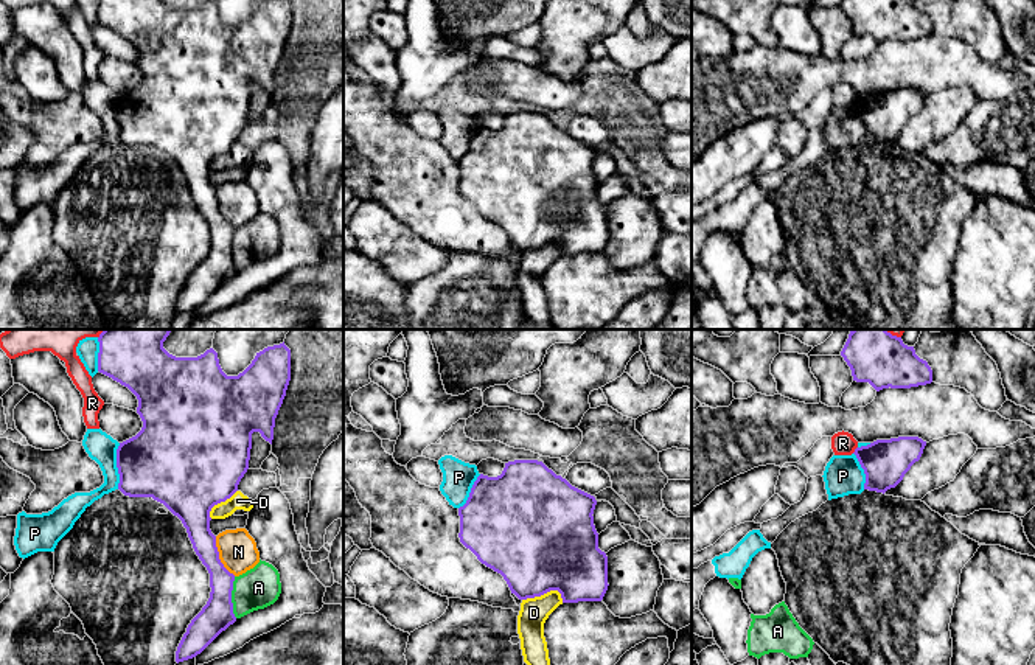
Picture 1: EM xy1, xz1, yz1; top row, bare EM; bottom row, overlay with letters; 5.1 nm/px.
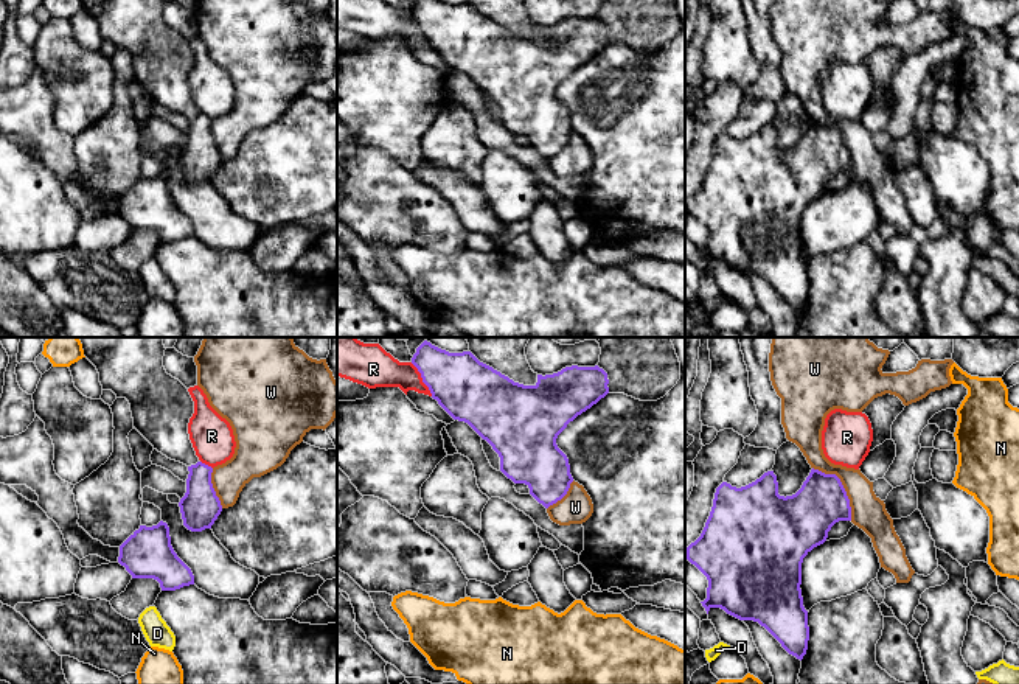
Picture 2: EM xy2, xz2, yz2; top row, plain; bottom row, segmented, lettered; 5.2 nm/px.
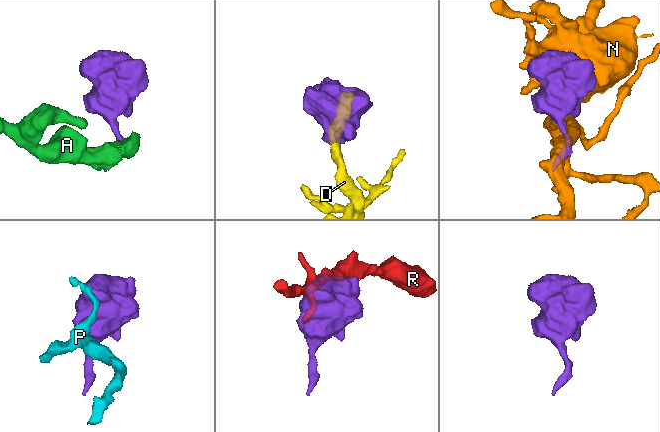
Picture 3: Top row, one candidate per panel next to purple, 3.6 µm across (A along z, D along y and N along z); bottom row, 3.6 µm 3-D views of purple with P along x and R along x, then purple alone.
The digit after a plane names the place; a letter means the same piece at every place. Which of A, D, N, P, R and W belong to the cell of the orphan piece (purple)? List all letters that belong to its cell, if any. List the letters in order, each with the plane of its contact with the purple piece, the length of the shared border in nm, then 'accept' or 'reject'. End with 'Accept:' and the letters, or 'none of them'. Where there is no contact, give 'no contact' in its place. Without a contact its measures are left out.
A: xy1 | 220 nm | reject
D: xz1 | 220 nm | reject
N: xy1 | 240 nm | reject
P: xy1 | 240 nm | reject
R: xz2 | 200 nm | reject
W: yz2 | 340 nm | reject
Accept: none of them

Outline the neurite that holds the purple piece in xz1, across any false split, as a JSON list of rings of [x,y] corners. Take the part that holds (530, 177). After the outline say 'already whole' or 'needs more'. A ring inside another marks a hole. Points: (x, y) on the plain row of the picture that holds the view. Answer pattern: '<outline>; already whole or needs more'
[[[514,112],[505,115],[502,126],[497,129],[483,126],[477,129],[466,155],[458,160],[458,190],[482,216],[504,228],[511,245],[519,252],[558,242],[563,255],[601,253],[609,238],[608,208],[598,200],[598,185],[592,168],[595,157],[594,148],[572,138],[542,113]]]; already whole

